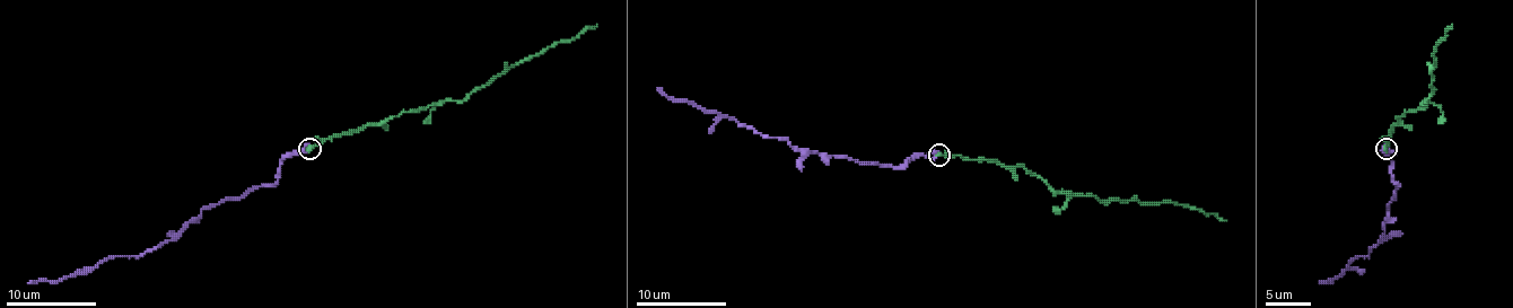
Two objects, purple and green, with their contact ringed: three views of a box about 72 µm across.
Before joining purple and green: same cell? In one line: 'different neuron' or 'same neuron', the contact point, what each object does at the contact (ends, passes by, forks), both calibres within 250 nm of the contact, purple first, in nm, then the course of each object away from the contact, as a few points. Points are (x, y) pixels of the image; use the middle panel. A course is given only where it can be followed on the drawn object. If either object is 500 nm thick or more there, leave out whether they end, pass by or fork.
same neuron; place (939, 155); purple passes by; green ends; calibres 400 and 300 nm; course purple (938, 155), (882, 166), (803, 154), (716, 111), (673, 102), (657, 88); course green (938, 155), (1024, 166), (1060, 193), (1094, 195), (1101, 200), (1177, 202), (1226, 220)

